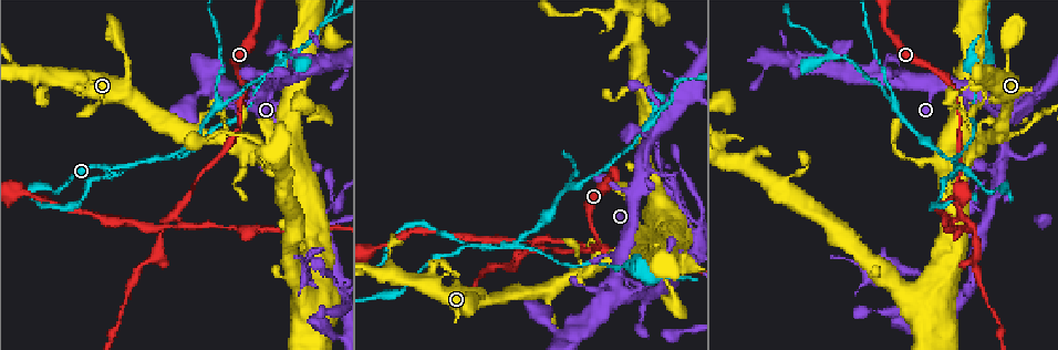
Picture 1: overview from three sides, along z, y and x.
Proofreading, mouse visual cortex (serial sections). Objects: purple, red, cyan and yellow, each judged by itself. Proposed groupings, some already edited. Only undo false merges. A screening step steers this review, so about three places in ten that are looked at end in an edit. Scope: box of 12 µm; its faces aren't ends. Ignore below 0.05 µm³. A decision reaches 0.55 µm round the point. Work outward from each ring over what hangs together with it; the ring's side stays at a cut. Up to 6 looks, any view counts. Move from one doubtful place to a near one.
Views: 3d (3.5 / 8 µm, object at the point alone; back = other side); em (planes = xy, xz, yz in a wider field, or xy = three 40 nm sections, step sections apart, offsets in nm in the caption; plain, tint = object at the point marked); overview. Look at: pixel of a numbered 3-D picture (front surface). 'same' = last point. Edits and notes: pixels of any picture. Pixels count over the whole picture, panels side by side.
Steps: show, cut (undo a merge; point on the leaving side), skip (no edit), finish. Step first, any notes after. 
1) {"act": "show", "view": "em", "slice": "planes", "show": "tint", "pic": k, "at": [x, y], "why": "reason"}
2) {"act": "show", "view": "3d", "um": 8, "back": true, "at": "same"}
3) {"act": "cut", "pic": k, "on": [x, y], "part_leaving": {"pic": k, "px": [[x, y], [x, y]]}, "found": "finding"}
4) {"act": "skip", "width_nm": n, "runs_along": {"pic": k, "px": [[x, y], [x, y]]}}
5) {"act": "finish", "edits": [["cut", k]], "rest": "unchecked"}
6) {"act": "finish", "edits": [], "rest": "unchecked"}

{"act": "show", "view": "em", "slice": "xy", "step": 2, "show": "tint", "pic": 1, "at": [1010, 133], "why": "narrows sharply"}

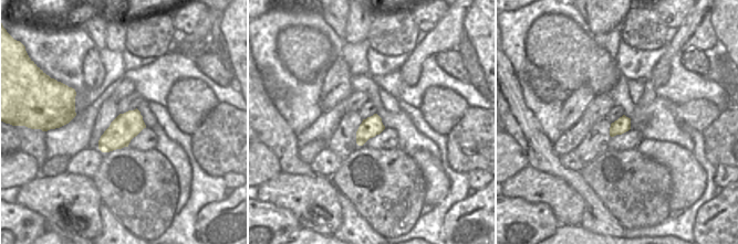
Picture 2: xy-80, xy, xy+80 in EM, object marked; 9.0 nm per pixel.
{"act": "show", "view": "3d", "um": 3.5, "at": "same", "why": "see where the arms go"}

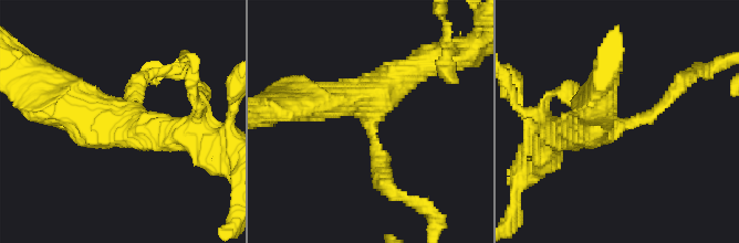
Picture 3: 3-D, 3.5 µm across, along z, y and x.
{"act": "skip", "arm_widths_nm": [150, 450, 500], "runs_along": {"pic": 3, "px": [[297, 103], [364, 97], [429, 60]]}, "found": "one cell here"}

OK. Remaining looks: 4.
{"act": "show", "view": "3d", "um": 3.5, "pic": 1, "at": [688, 220], "why": "a narrow waist"}

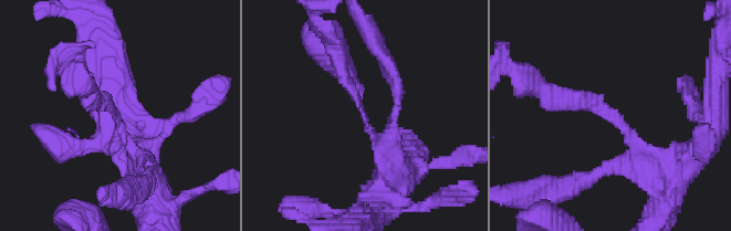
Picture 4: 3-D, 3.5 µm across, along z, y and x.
{"act": "show", "view": "em", "slice": "xy", "step": 2, "show": "tint", "pic": 4, "at": [113, 113], "arm_widths_nm": [200, 200]}

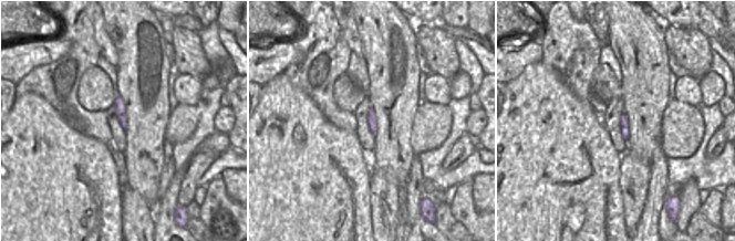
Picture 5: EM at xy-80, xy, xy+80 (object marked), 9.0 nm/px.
{"act": "cut", "pic": 4, "on": [598, 109], "part_leaving": {"pic": 4, "px": [[628, 132], [594, 102], [543, 91]]}, "found": "a second cell is stuck on"}

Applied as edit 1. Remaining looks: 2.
{"act": "show", "view": "3d", "um": 3.5, "pic": 1, "at": [956, 158]}

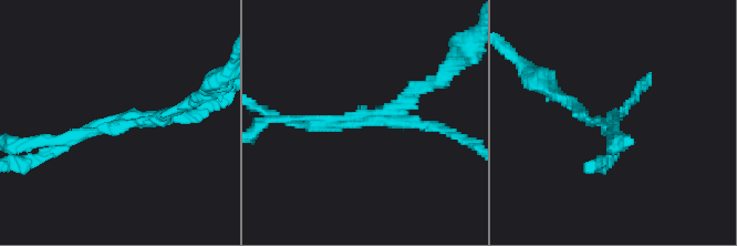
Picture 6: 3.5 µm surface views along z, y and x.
{"act": "show", "view": "em", "slice": "xy", "step": 1, "show": "tint", "pic": 6, "at": [132, 121], "arms": 3, "arm_widths_nm": [150, 150, 200], "why": "need the tissue"}

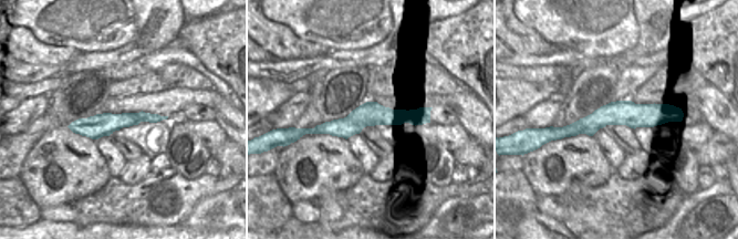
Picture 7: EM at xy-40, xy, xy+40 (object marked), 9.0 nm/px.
{"act": "cut", "pic": 6, "on": [193, 119], "width_nm": 220, "found": "a second cell is stuck on"}

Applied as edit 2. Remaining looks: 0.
{"act": "finish", "edits": [["cut", 4], ["cut", 6]], "rest": "unchecked"}

